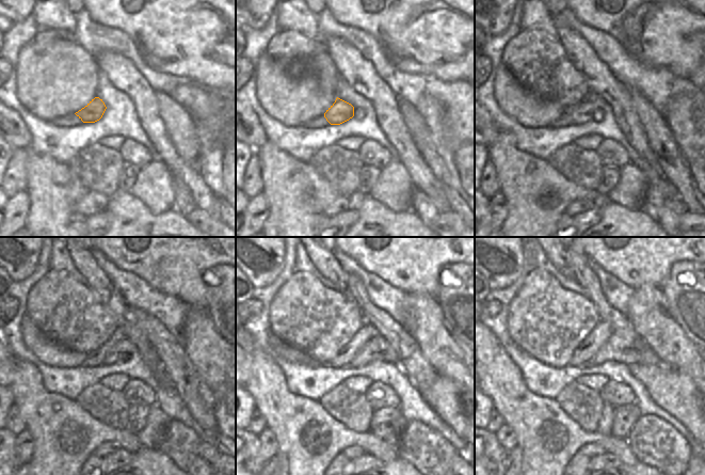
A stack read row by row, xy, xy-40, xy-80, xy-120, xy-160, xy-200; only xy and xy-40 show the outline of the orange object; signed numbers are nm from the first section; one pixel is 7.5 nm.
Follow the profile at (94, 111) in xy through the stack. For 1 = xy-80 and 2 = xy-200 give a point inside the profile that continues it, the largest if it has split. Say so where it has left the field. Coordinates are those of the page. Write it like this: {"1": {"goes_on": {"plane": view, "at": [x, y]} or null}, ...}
{"1": {"goes_on": {"plane": "xy-80", "at": [582, 112]}}, "2": {"goes_on": {"plane": "xy-200", "at": [617, 348]}}}

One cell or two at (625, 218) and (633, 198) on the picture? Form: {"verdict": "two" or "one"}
{"verdict": "two"}

